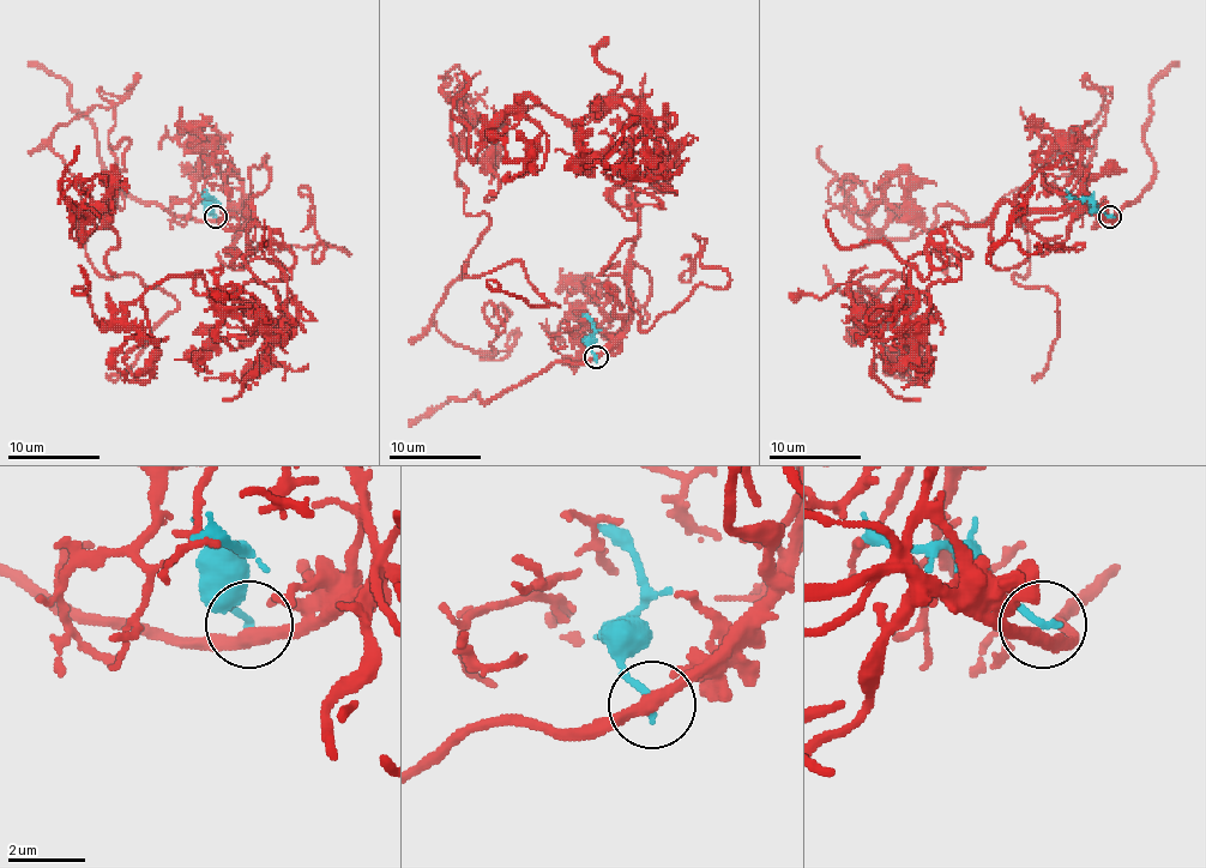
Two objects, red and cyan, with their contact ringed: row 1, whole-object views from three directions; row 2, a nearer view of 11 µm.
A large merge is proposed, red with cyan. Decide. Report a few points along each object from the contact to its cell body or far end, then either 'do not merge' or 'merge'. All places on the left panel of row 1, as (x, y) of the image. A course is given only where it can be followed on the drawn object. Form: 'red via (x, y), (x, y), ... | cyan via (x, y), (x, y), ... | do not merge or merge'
red via (216, 217), (248, 202), (271, 235), (287, 338), (198, 270), (98, 325), (80, 265) | cyan via (216, 217), (209, 204), (213, 199), (204, 190) | do not merge

